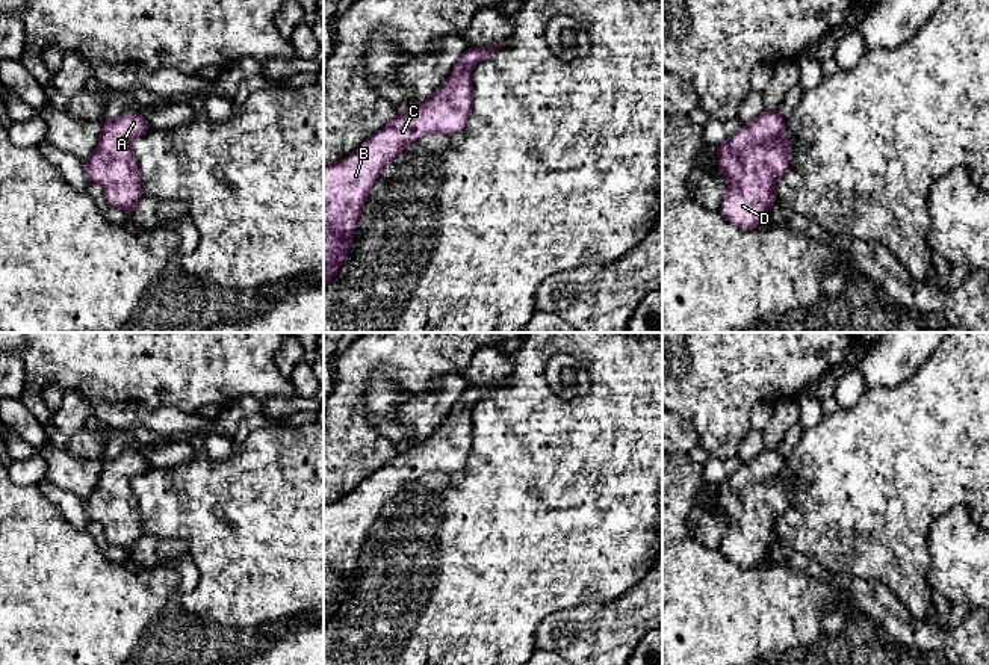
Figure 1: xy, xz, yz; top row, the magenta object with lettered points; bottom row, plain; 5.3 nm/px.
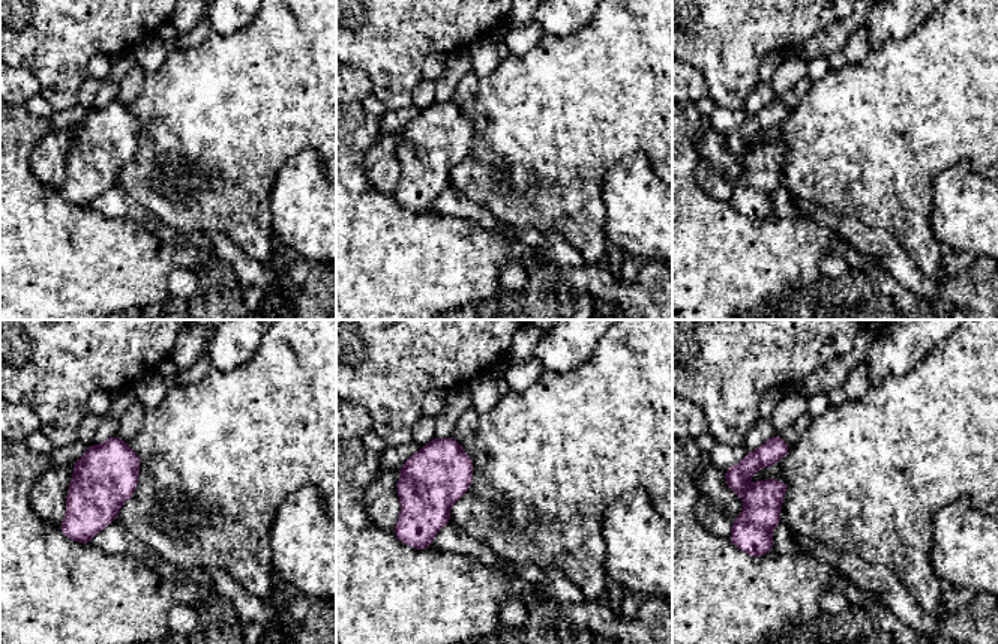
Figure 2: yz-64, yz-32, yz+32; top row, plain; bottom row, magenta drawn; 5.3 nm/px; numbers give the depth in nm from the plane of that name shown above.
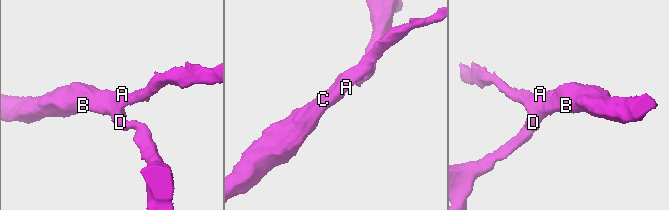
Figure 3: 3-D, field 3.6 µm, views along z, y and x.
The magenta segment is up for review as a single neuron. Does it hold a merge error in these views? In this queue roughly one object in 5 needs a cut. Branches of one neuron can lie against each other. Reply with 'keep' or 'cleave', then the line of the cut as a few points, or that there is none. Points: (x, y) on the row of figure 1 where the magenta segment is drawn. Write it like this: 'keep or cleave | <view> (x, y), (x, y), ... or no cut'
keep | no cut

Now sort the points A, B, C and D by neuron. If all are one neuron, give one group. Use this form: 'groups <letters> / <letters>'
groups A B C D

